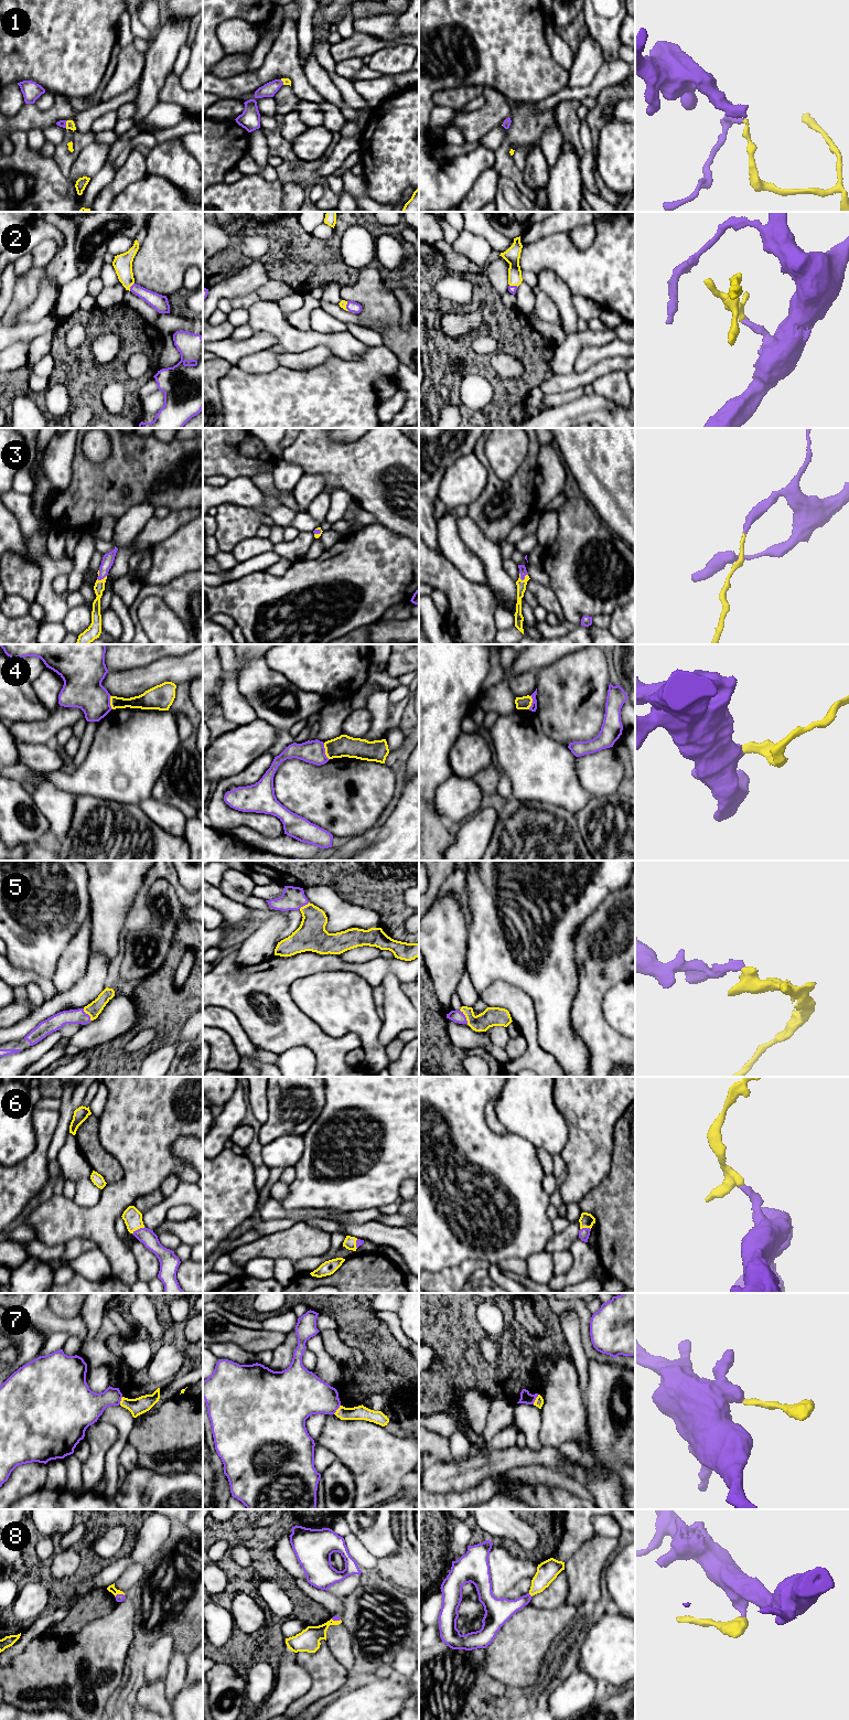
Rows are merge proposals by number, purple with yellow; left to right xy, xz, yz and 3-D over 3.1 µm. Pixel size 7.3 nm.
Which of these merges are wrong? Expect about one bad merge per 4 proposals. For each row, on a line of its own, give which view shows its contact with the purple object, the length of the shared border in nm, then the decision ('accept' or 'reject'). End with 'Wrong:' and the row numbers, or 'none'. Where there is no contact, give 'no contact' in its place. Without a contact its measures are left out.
1: contact in xy; length 60 nm; accept
2: contact in xy; length 70 nm; accept
3: contact in yz; length 70 nm; accept
4: contact in xz; length 130 nm; reject
5: contact in yz; length 120 nm; accept
6: contact in xy; length 110 nm; accept
7: contact in yz; length 80 nm; reject
8: contact in yz; length 40 nm; accept
Wrong: 4, 7

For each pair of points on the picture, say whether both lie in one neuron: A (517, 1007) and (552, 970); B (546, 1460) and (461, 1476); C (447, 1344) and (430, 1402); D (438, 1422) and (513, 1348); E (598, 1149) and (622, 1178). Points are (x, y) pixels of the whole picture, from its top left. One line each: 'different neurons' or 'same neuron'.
A: different neurons
B: same neuron
C: same neuron
D: different neurons
E: different neurons

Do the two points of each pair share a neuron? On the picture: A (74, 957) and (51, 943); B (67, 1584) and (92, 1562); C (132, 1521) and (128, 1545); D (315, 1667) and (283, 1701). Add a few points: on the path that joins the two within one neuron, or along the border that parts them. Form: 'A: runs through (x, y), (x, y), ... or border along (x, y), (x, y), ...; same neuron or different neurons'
A: border along (78, 928), (60, 957), (54, 974); different neurons
B: runs through (73, 1579), (86, 1568); same neuron
C: runs through (132, 1527), (130, 1539); same neuron
D: border along (294, 1653), (311, 1679), (310, 1688), (298, 1699); different neurons

